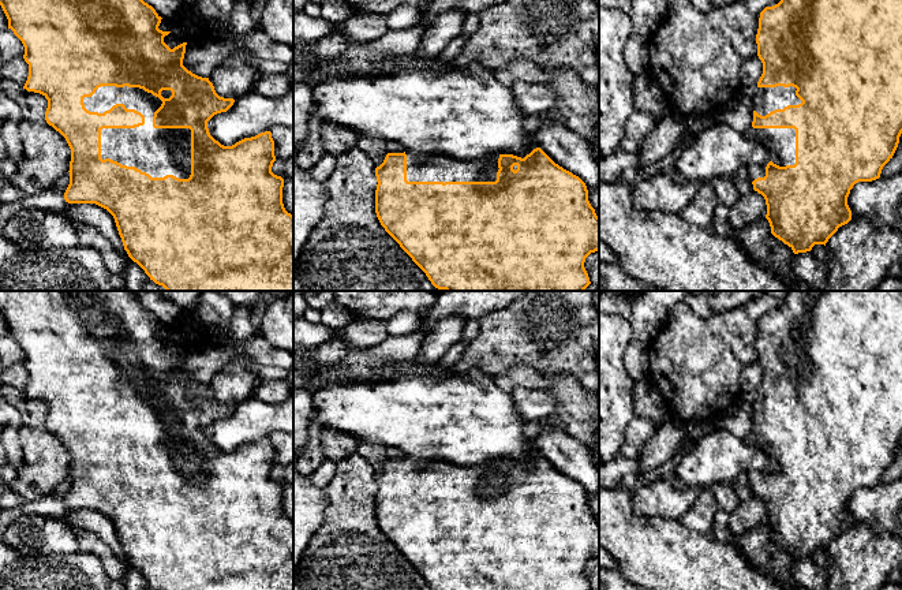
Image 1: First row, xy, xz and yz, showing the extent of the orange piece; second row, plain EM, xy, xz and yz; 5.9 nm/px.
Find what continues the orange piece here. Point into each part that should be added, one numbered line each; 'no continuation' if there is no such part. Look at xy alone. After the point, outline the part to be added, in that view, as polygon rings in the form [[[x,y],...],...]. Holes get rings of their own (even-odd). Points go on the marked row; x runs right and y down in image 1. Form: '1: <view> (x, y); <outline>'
1: xy (158, 152); [[[101,86],[91,97],[83,98],[85,108],[90,112],[104,113],[116,104],[135,109],[145,116],[145,124],[135,128],[102,128],[101,158],[111,158],[121,165],[135,167],[151,178],[173,175],[188,179],[191,175],[191,130],[190,128],[154,128],[153,116],[162,101],[139,87]]]

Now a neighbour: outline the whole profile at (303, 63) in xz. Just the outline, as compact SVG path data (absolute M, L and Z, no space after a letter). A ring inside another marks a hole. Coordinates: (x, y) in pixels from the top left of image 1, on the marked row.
M308 52L293 53L293 85L306 83L311 85L311 70L325 63L314 59Z

